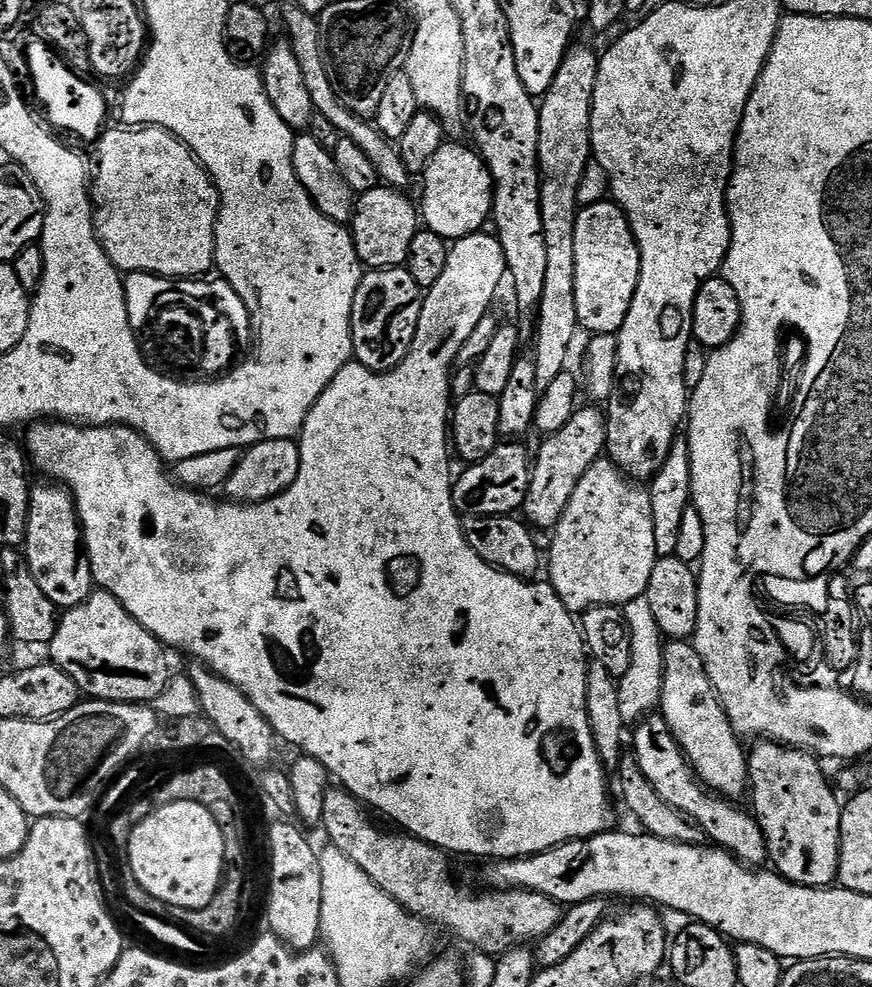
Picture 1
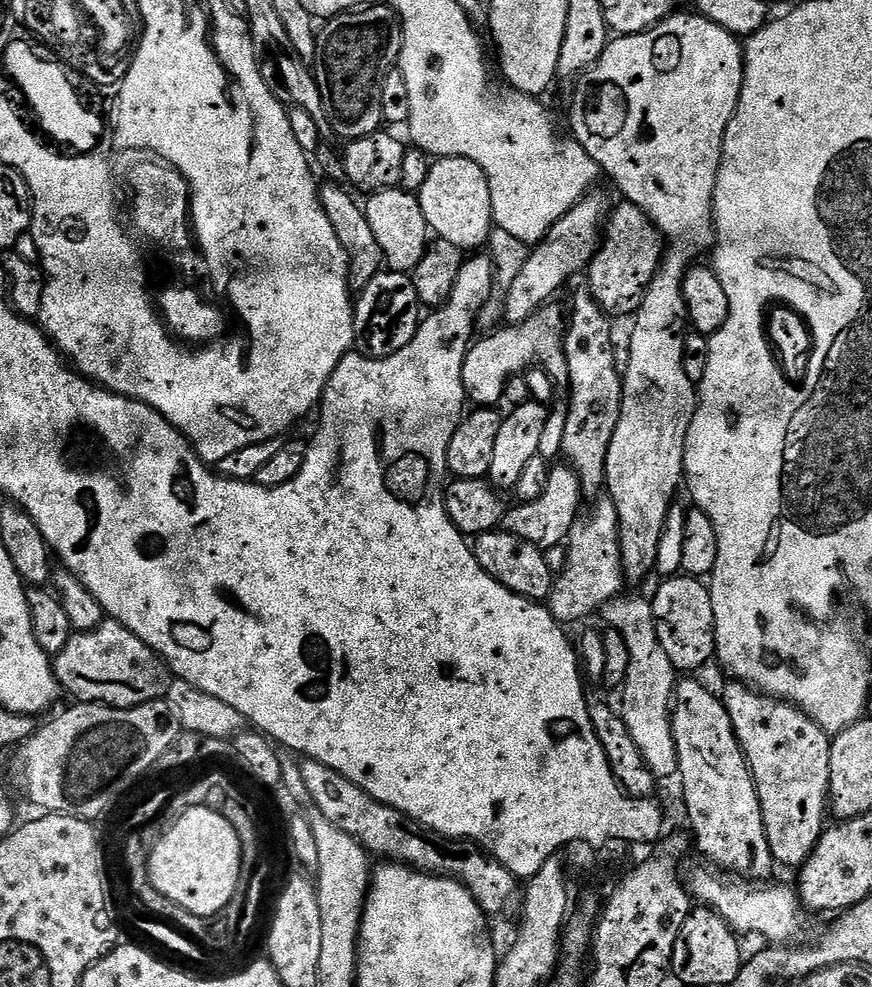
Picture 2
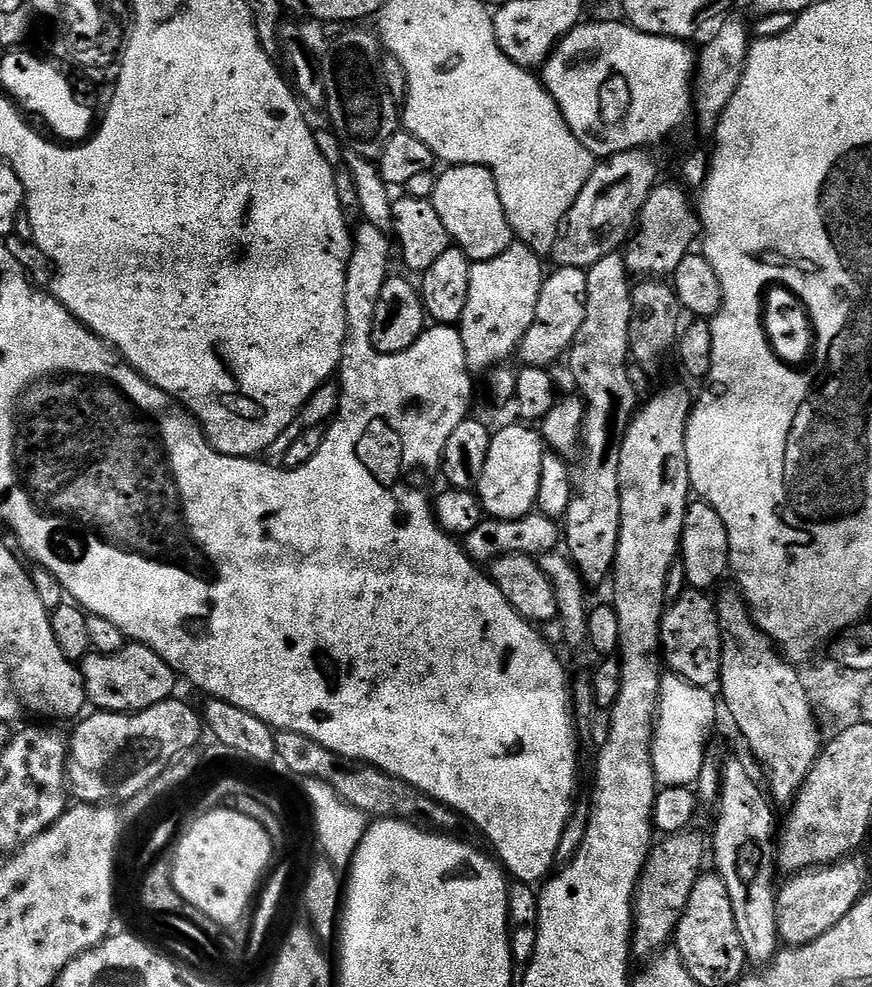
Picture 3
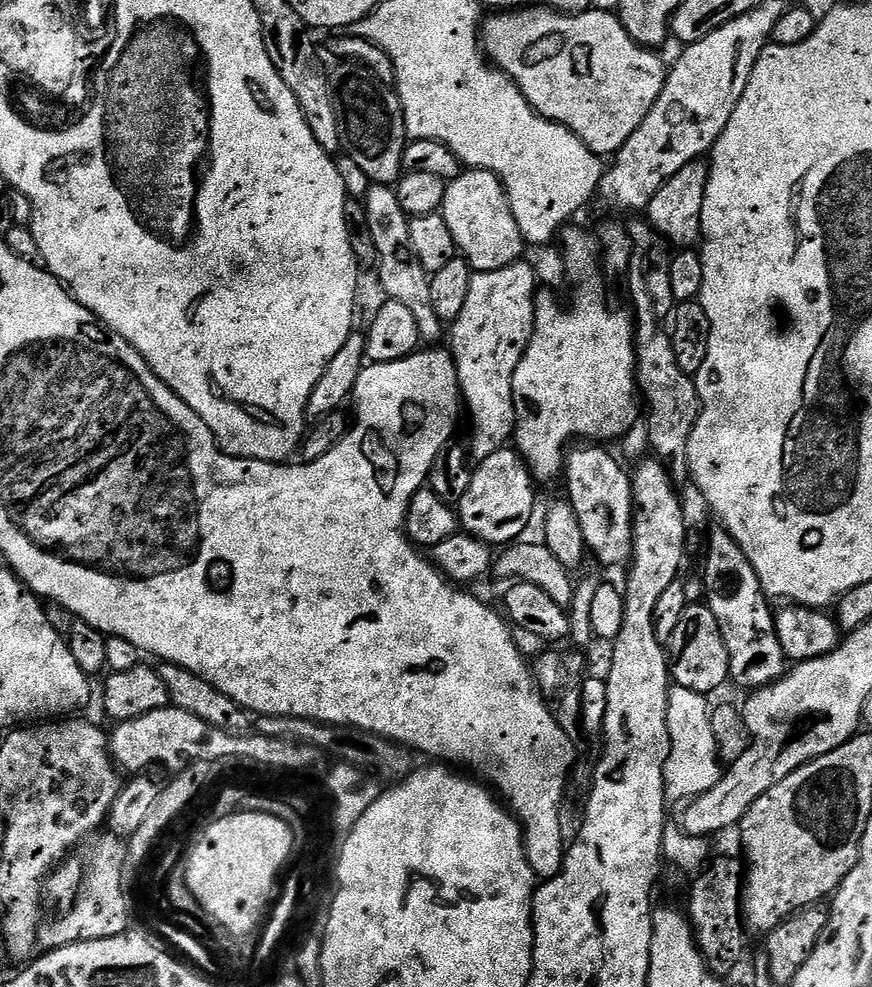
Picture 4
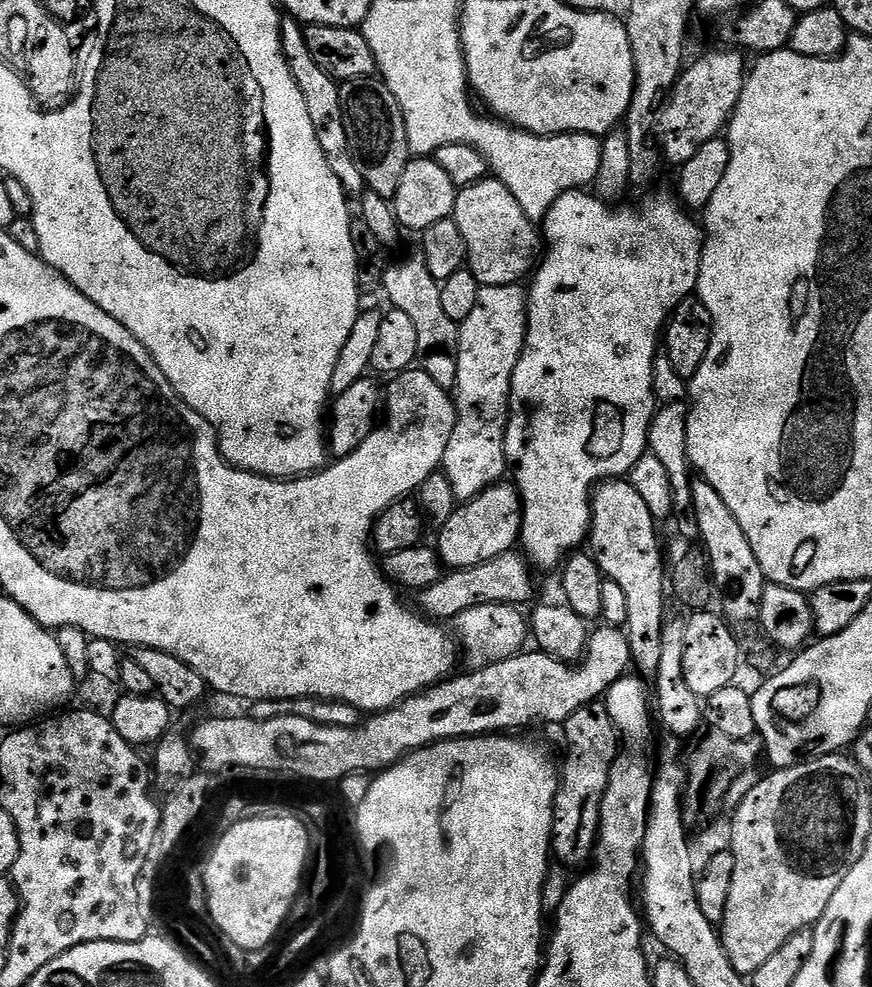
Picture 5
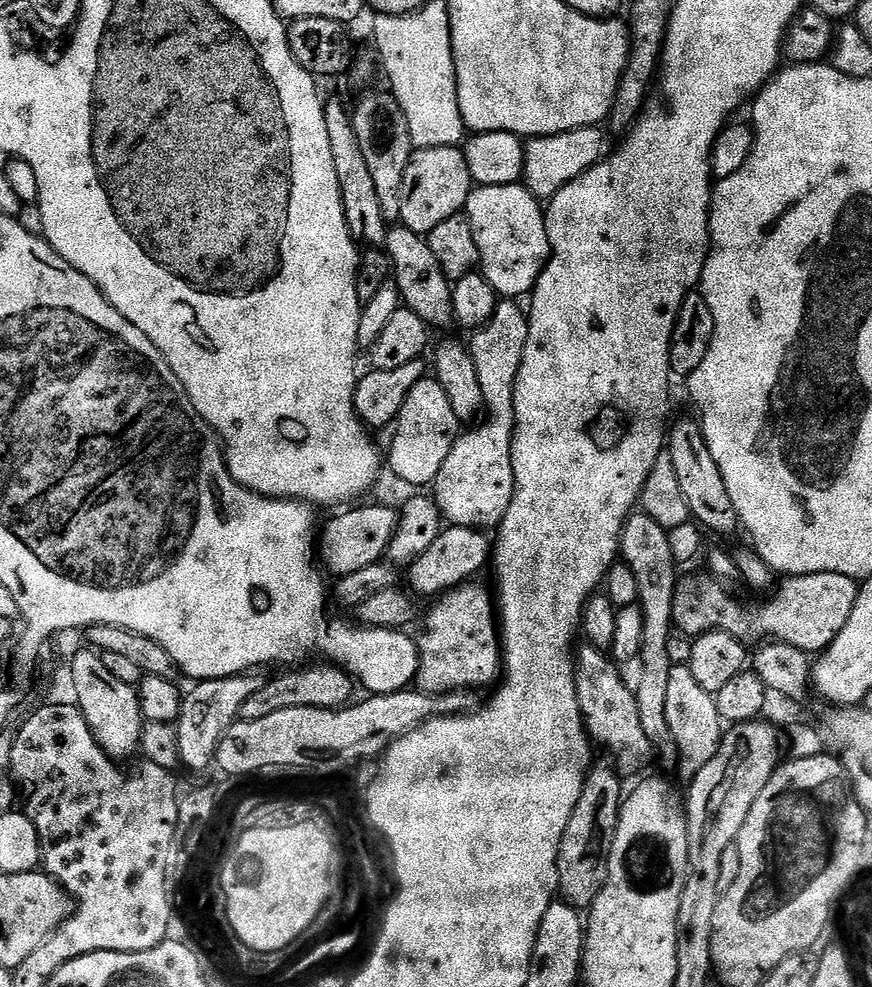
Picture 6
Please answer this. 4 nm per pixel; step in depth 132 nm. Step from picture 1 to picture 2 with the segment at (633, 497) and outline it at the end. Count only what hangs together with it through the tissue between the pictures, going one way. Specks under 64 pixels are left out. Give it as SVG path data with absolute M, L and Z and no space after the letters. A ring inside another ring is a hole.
M606 496L597 499L593 504L595 506L589 516L581 517L571 528L571 534L566 541L566 549L568 548L568 550L564 570L561 574L559 571L557 578L553 581L552 592L546 601L546 606L551 610L552 617L565 626L570 626L570 623L578 622L592 613L595 615L605 602L612 600L613 597L623 591L624 575L621 566L620 522L617 518L616 504Z

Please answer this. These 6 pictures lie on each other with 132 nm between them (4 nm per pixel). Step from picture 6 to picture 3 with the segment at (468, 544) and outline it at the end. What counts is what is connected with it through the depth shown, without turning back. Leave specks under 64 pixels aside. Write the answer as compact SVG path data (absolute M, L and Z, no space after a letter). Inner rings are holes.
M524 422L508 424L492 432L486 466L482 466L475 493L484 507L485 517L493 520L517 520L533 515L538 498L538 481L542 479L542 458L546 455L544 437Z

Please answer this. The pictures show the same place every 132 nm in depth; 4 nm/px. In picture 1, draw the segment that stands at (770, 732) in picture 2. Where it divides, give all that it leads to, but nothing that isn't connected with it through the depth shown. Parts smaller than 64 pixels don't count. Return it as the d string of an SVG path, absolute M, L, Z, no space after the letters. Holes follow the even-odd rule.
M756 742L753 744L756 745L754 745L753 748L750 748L750 751L747 753L748 782L750 785L750 797L752 796L752 805L750 805L750 808L758 823L760 823L760 829L766 838L768 858L771 867L775 869L779 875L783 876L784 879L789 880L790 883L797 884L798 886L806 886L807 888L833 887L833 885L837 883L836 875L838 874L838 858L840 857L840 810L842 807L842 800L834 791L829 777L828 780L824 777L824 772L820 769L821 761L813 756L812 753L806 752L802 748L789 748L786 744L777 744L775 742Z

